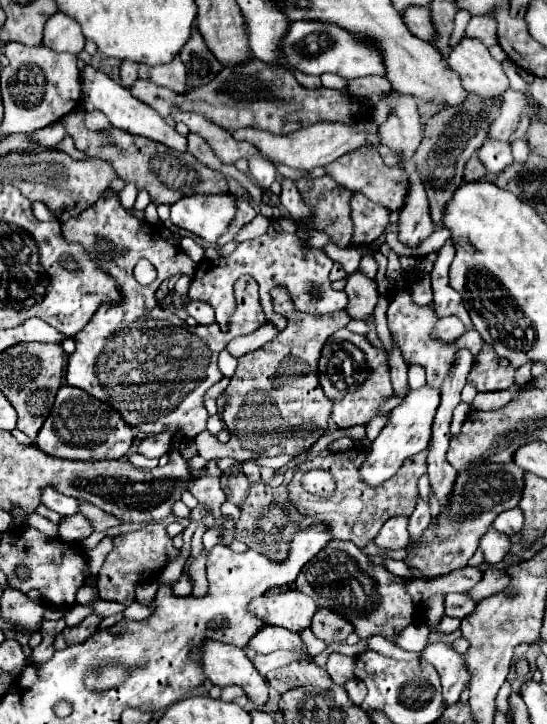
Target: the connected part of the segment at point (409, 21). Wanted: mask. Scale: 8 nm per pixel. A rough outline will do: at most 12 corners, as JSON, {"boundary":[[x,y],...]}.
{"boundary":[[409,6],[403,12],[409,32],[429,42],[435,38],[427,8]]}

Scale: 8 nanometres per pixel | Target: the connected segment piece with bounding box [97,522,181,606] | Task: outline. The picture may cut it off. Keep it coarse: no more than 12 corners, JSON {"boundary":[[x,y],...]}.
{"boundary":[[161,522],[121,534],[97,576],[99,596],[129,606],[135,588],[177,560]]}

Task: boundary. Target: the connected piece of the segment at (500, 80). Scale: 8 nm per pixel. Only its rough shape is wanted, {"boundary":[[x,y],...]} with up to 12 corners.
{"boundary":[[461,38],[449,68],[461,86],[501,100],[509,80],[481,40]]}

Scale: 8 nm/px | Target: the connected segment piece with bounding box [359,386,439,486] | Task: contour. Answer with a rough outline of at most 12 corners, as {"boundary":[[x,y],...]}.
{"boundary":[[411,390],[359,468],[379,486],[425,450],[439,390]]}

